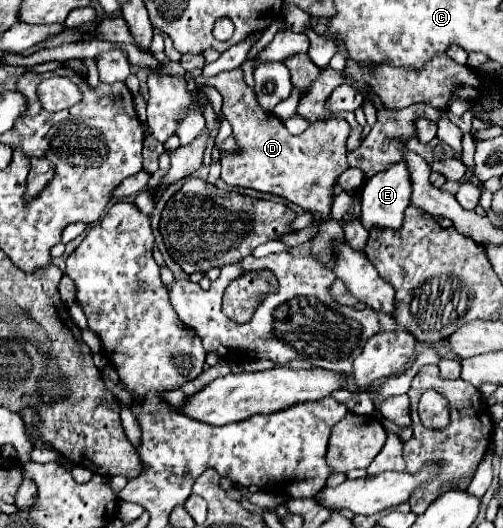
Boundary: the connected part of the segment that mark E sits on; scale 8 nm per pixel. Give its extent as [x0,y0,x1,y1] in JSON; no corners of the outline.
[361,160,411,230]

